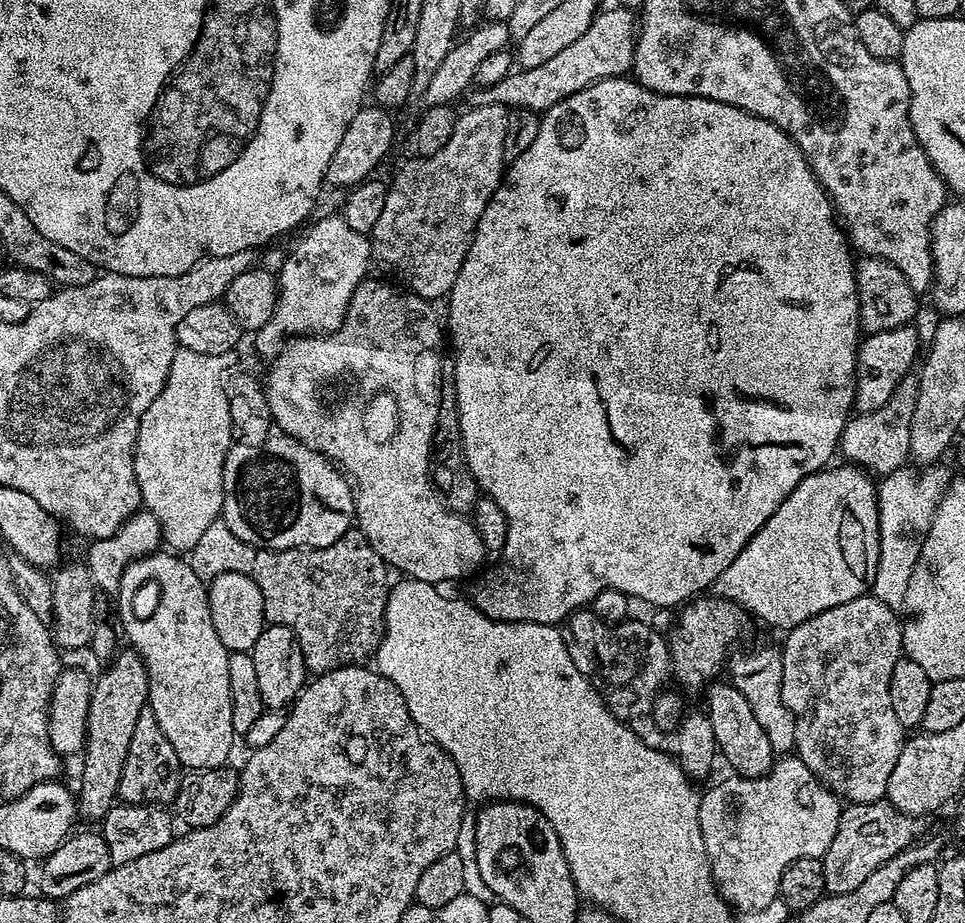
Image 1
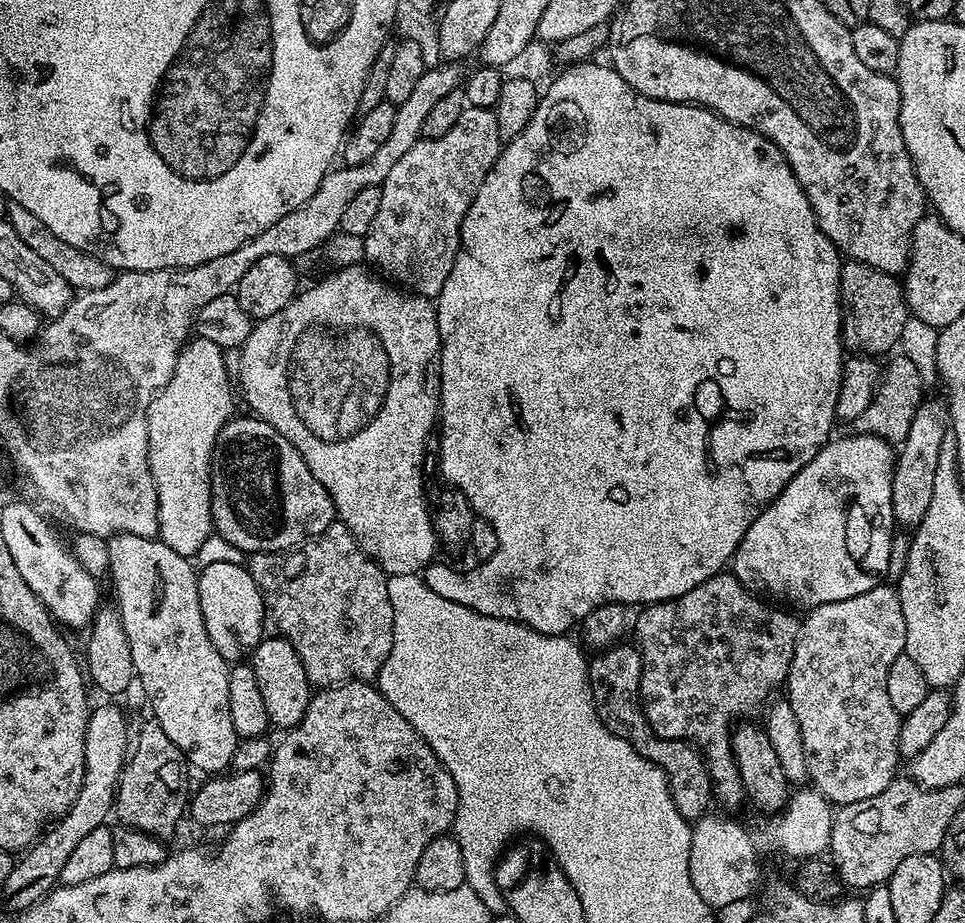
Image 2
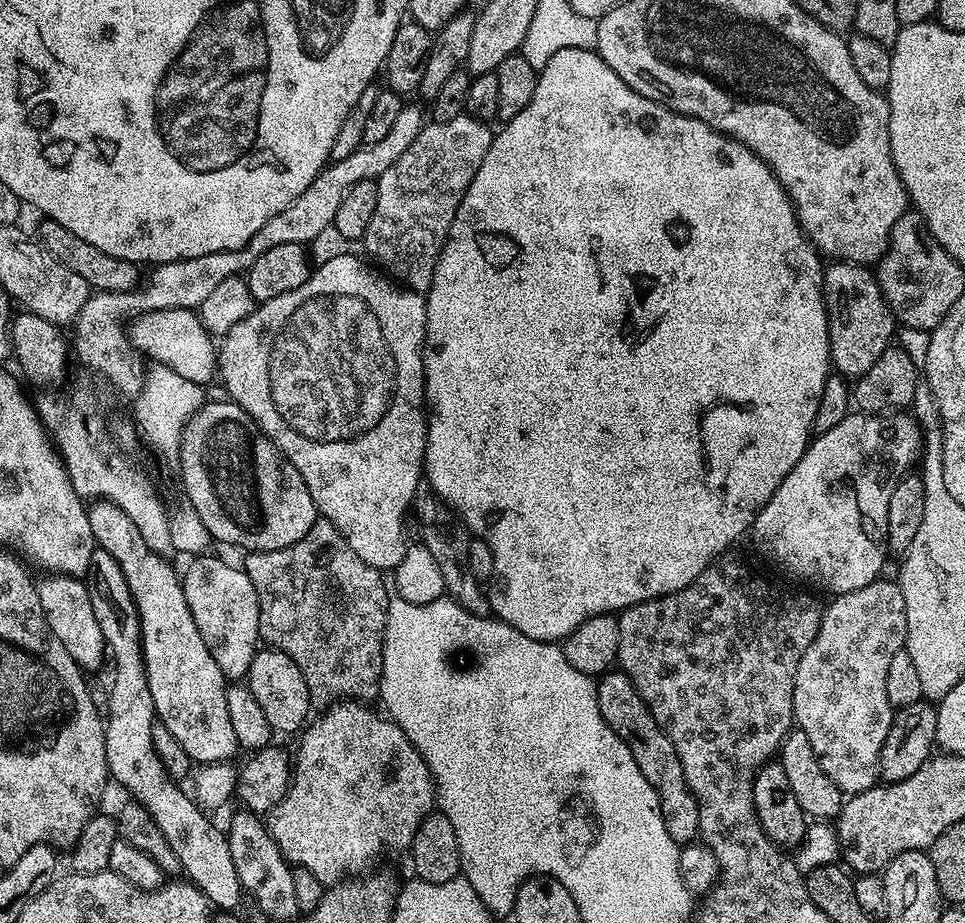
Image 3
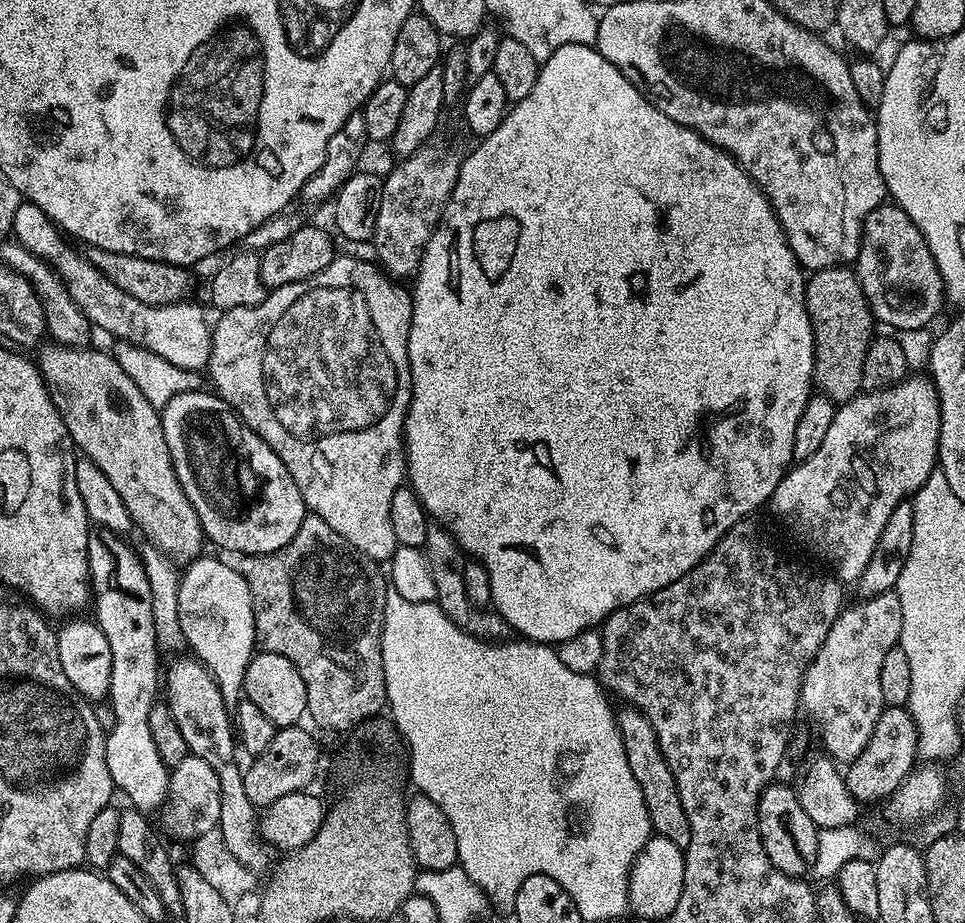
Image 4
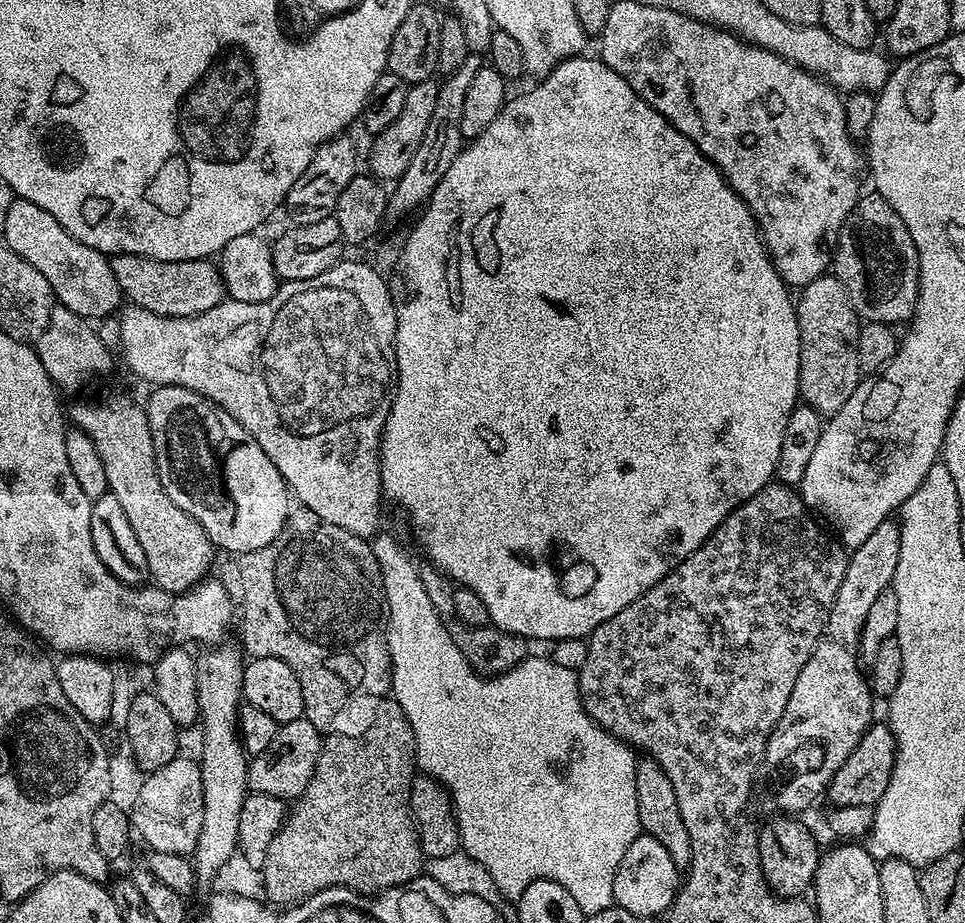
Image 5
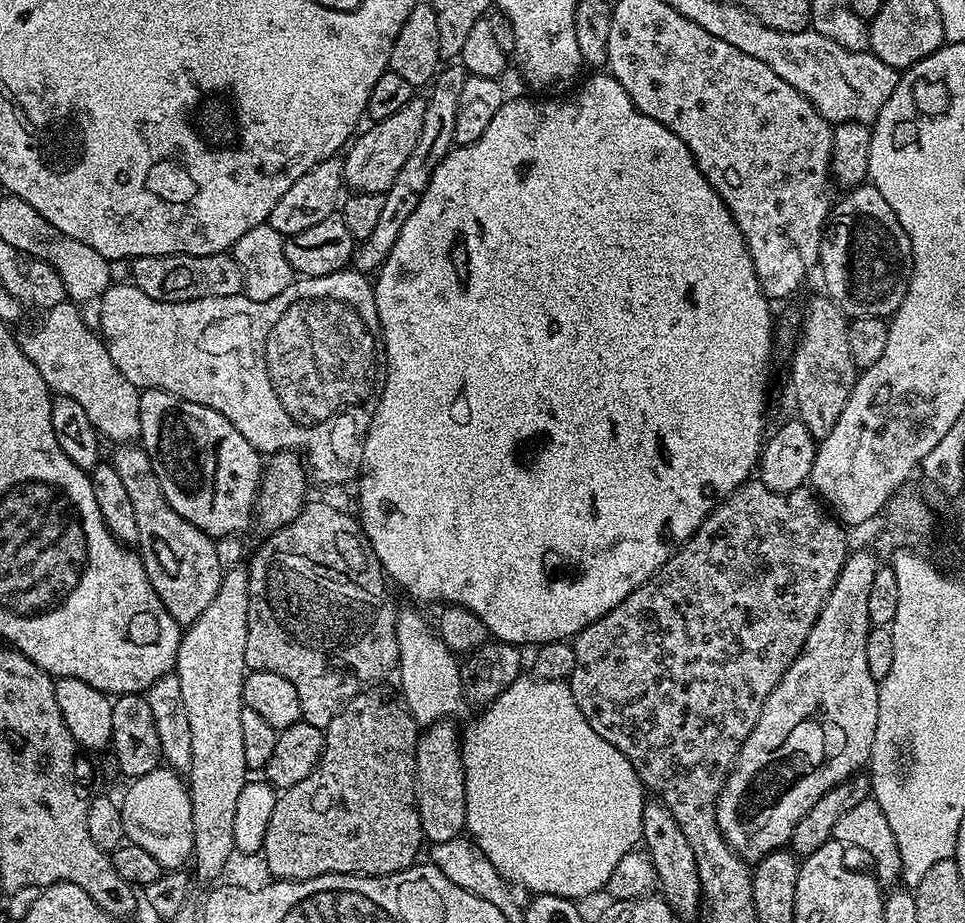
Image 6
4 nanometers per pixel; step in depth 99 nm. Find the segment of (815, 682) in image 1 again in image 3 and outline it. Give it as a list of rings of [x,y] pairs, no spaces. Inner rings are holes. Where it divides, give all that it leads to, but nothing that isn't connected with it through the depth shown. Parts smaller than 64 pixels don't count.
[[[887,578],[870,582],[870,586],[862,586],[862,590],[841,592],[835,598],[829,600],[832,601],[829,602],[828,608],[826,604],[820,617],[818,634],[814,638],[814,642],[810,642],[810,646],[806,646],[806,654],[802,654],[802,662],[798,662],[798,674],[794,682],[794,724],[795,727],[804,731],[806,738],[810,738],[810,746],[814,746],[814,754],[818,758],[818,766],[822,766],[826,778],[830,778],[830,782],[834,782],[834,786],[838,786],[841,794],[855,794],[873,787],[877,783],[880,774],[879,763],[882,746],[886,742],[886,734],[890,734],[890,726],[892,725],[894,715],[890,698],[886,698],[886,673],[890,667],[890,662],[894,658],[894,654],[905,651],[908,642],[906,602],[902,598],[902,590],[899,583],[895,579],[887,580]]]

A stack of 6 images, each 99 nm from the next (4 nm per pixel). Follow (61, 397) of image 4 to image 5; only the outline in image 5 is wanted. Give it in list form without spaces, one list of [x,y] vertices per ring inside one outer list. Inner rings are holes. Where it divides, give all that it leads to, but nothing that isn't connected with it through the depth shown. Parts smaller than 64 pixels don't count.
[[[116,392],[109,400],[80,400],[72,409],[67,409],[66,416],[94,442],[94,450],[98,450],[98,458],[102,458],[102,466],[106,466],[108,490],[118,498],[126,518],[130,521],[130,527],[134,530],[134,534],[138,534],[138,542],[142,542],[151,583],[169,594],[192,591],[212,568],[214,545],[206,530],[202,530],[202,526],[198,526],[198,522],[190,518],[190,514],[186,514],[186,510],[174,506],[170,494],[162,490],[154,454],[154,438],[150,438],[147,411],[141,405],[139,408],[126,393]]]

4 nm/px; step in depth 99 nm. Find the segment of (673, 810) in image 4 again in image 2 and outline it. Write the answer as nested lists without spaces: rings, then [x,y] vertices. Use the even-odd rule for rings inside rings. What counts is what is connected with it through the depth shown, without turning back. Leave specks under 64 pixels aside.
[[[621,642],[611,648],[595,653],[596,657],[588,660],[588,681],[592,691],[592,701],[602,722],[618,738],[630,742],[642,758],[654,762],[668,776],[668,789],[674,798],[674,806],[682,818],[695,822],[709,815],[713,807],[712,779],[704,761],[703,752],[699,752],[692,744],[684,740],[667,740],[662,738],[650,726],[644,708],[640,705],[640,683],[642,682],[642,666],[639,648],[628,642]]]

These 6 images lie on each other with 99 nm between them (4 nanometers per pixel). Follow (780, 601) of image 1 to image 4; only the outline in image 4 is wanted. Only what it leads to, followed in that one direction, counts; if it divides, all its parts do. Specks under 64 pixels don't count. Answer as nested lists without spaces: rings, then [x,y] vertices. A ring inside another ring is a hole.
[[[912,374],[889,388],[861,391],[859,396],[837,407],[834,422],[830,422],[830,430],[818,451],[789,468],[787,476],[778,482],[770,508],[789,520],[828,559],[833,568],[829,569],[837,580],[859,581],[862,570],[870,566],[886,518],[890,518],[894,506],[905,503],[930,478],[937,467],[939,451],[940,400],[927,375]]]

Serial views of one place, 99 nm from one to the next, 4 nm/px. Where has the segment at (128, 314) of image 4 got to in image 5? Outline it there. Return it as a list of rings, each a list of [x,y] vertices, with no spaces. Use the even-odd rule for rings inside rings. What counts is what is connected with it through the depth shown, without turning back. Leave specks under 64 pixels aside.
[[[20,197],[13,199],[2,236],[5,247],[14,250],[46,278],[61,307],[87,320],[107,319],[121,307],[123,296],[109,257],[63,230],[50,214],[46,214],[46,210],[39,209],[34,202]]]

